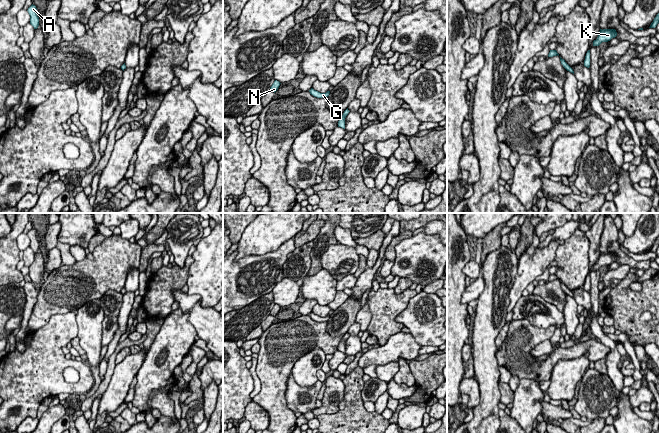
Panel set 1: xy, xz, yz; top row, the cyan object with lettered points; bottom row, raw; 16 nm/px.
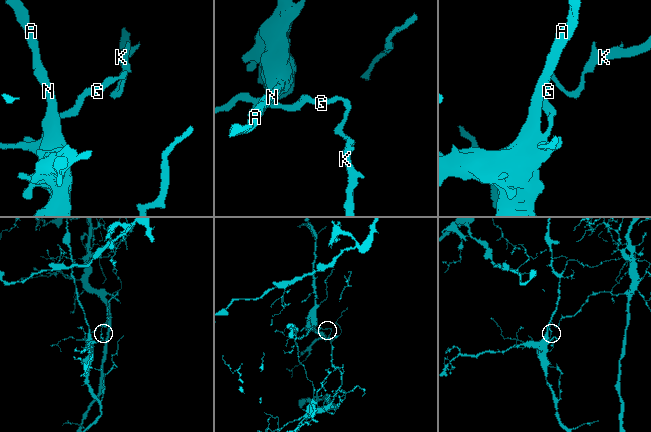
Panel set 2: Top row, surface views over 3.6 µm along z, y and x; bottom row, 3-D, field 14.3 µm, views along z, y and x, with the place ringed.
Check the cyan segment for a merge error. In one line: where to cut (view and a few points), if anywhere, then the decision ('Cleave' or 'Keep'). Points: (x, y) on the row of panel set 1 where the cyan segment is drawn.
Split along yz (569, 66), (566, 69). Cleave

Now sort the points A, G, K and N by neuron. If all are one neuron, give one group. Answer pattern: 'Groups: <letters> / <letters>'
Groups: A G N / K

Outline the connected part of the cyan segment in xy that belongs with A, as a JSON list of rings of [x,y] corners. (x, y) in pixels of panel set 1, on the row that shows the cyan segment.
[[[33,4],[27,10],[30,15],[30,24],[34,27],[34,29],[37,29],[39,26],[39,17],[37,16],[36,10],[37,8]]]

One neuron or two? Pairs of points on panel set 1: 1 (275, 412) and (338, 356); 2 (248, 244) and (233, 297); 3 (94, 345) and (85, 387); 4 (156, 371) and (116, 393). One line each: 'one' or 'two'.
1: two
2: two
3: two
4: two

